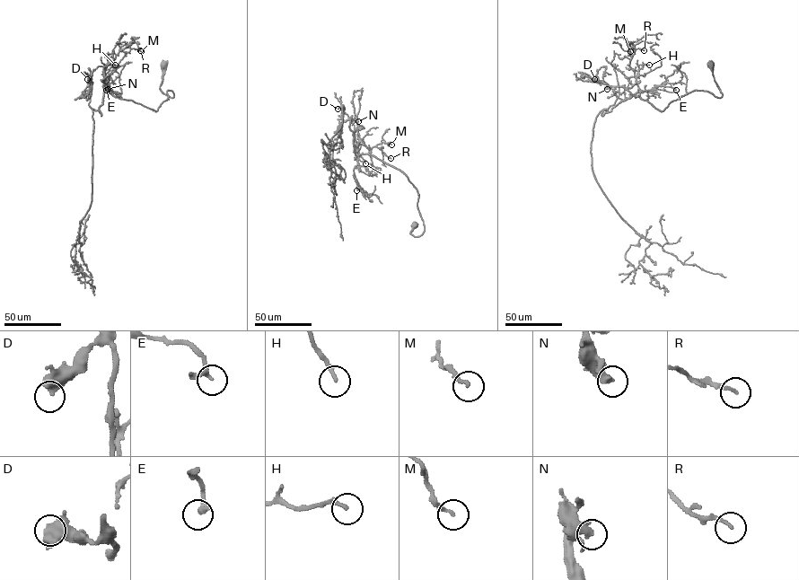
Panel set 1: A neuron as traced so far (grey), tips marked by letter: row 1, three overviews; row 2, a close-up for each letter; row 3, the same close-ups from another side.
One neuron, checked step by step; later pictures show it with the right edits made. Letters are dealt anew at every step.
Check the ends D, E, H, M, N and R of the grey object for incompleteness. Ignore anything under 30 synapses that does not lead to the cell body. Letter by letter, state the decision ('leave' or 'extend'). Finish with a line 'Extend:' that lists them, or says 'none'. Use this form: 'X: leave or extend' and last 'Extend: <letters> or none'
D: leave
E: leave
H: leave
M: leave
N: leave
R: leave
Extend: none

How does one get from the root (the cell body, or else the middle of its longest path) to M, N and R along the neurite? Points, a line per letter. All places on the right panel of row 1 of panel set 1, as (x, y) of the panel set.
M: (711, 65), (721, 97), (693, 91), (660, 110), (639, 97), (629, 65), (634, 50), (627, 41), (630, 51)
N: (711, 65), (721, 97), (693, 91), (662, 110), (639, 97), (636, 84), (607, 89)
R: (711, 65), (721, 97), (693, 91), (660, 110), (639, 97), (640, 90), (629, 65), (632, 48), (644, 50)

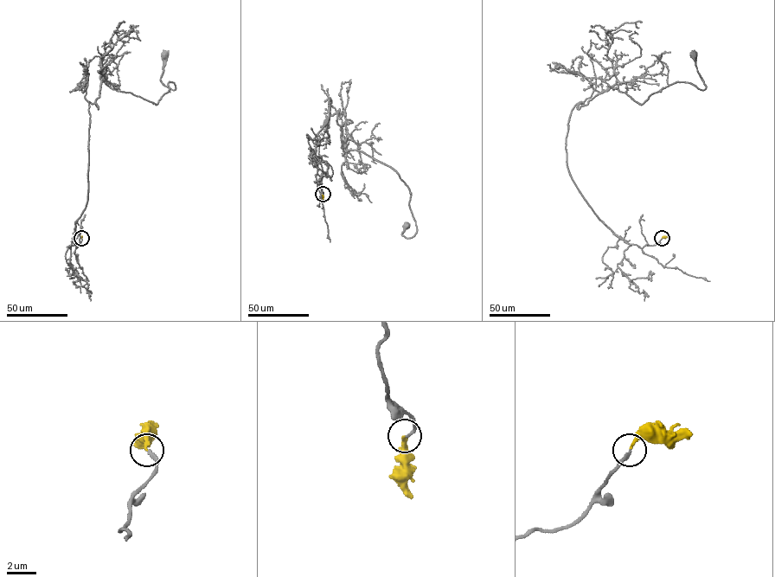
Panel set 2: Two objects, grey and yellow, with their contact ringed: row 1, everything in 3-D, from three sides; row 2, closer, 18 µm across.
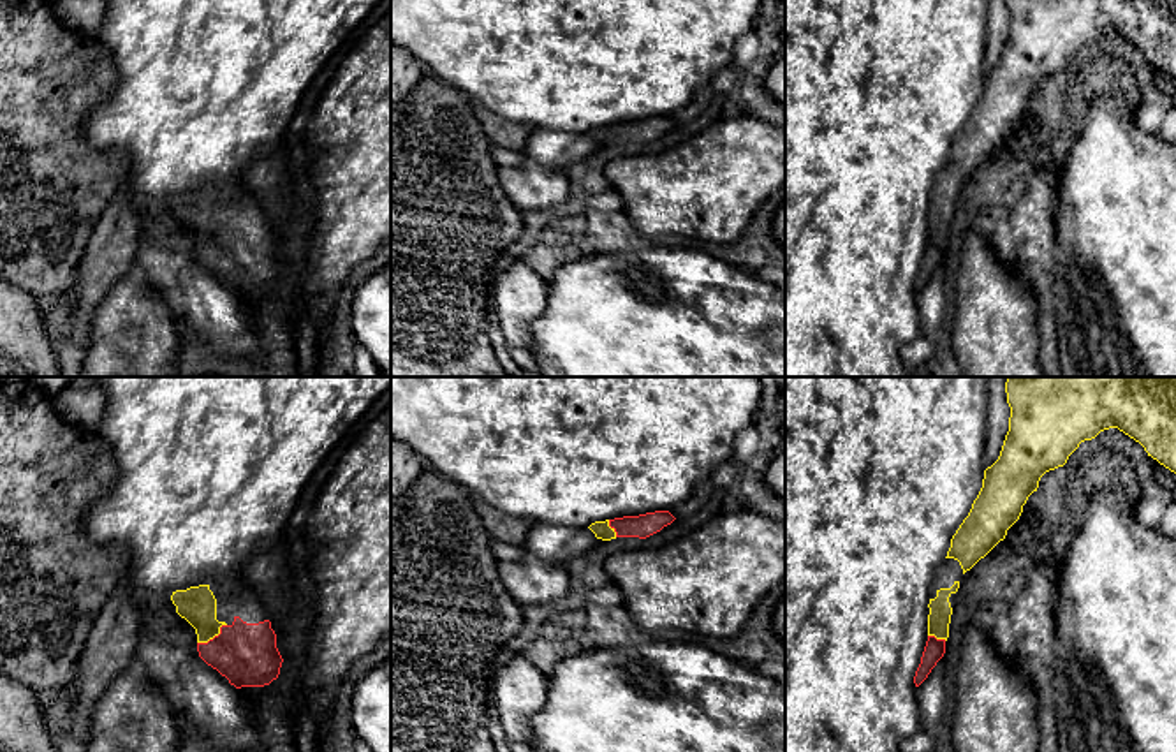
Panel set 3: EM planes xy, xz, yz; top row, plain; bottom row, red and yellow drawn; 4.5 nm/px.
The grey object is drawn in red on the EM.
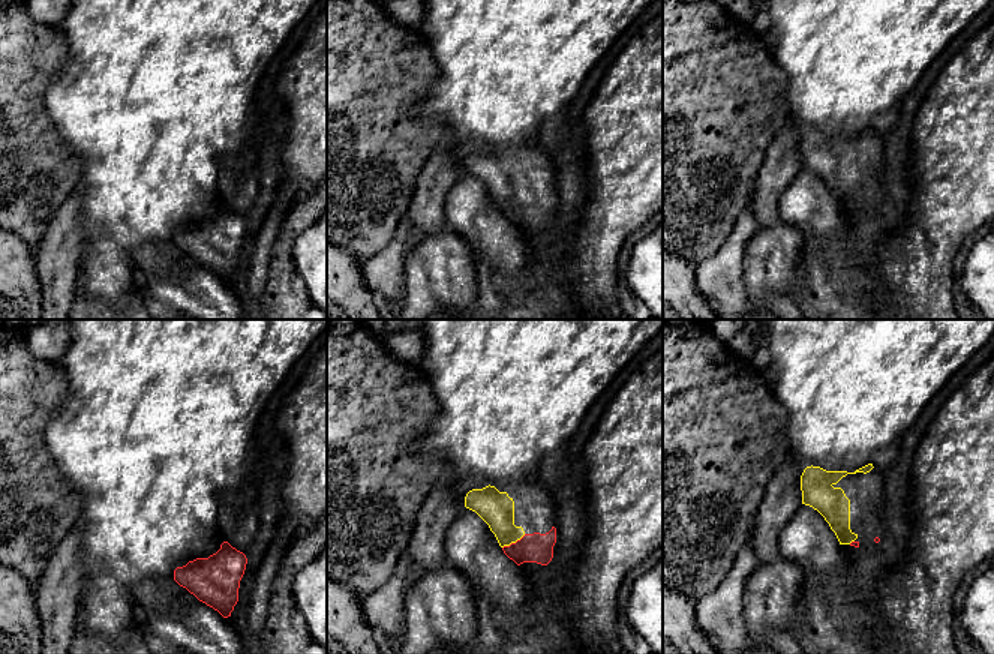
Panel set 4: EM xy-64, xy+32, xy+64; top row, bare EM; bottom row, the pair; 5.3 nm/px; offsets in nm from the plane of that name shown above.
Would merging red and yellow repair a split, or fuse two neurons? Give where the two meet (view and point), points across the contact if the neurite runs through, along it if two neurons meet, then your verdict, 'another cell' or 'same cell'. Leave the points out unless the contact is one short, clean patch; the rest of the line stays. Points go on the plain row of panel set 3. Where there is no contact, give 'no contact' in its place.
meets red in xy at (215, 242); runs through xy (245, 259), (227, 254), (215, 242), (208, 235), (198, 210); same cell

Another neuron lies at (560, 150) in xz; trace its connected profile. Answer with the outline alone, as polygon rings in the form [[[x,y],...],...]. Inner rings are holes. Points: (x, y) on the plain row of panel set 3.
[[[533,129],[525,155],[535,162],[567,173],[574,164],[586,160],[599,144],[588,132]]]

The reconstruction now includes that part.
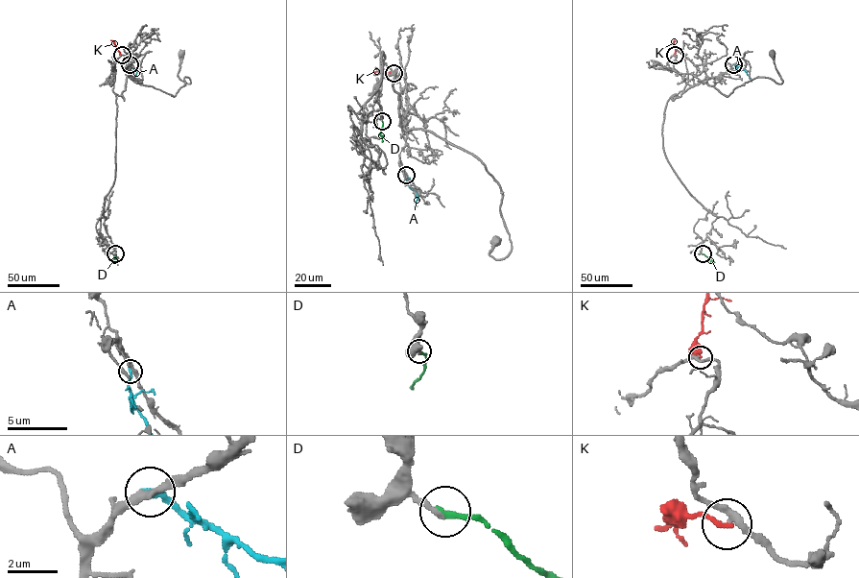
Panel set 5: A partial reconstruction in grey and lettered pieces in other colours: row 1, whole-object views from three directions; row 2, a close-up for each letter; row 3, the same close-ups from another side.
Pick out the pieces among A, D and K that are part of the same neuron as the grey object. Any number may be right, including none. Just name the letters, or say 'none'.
D

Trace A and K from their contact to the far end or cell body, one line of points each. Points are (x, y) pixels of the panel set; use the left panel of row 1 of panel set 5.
A: (130, 64), (136, 72), (134, 82)
K: (122, 55), (110, 40)

